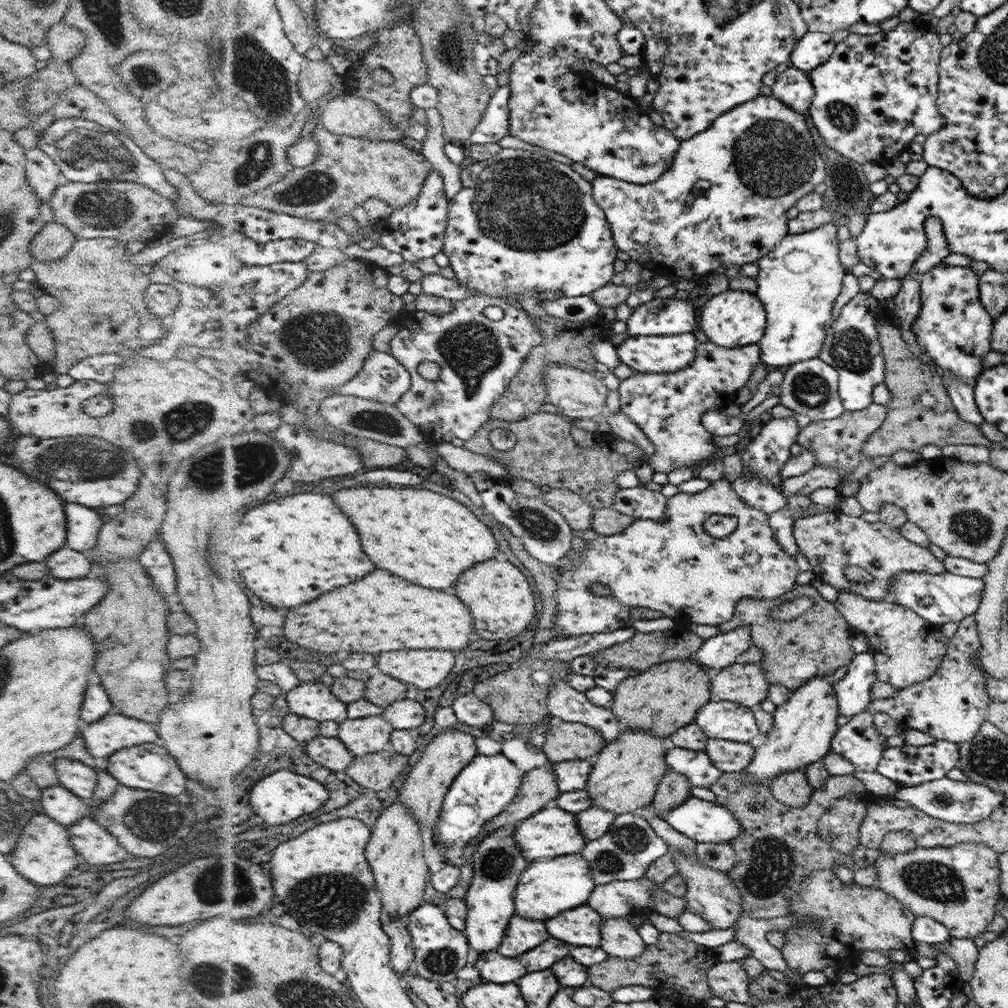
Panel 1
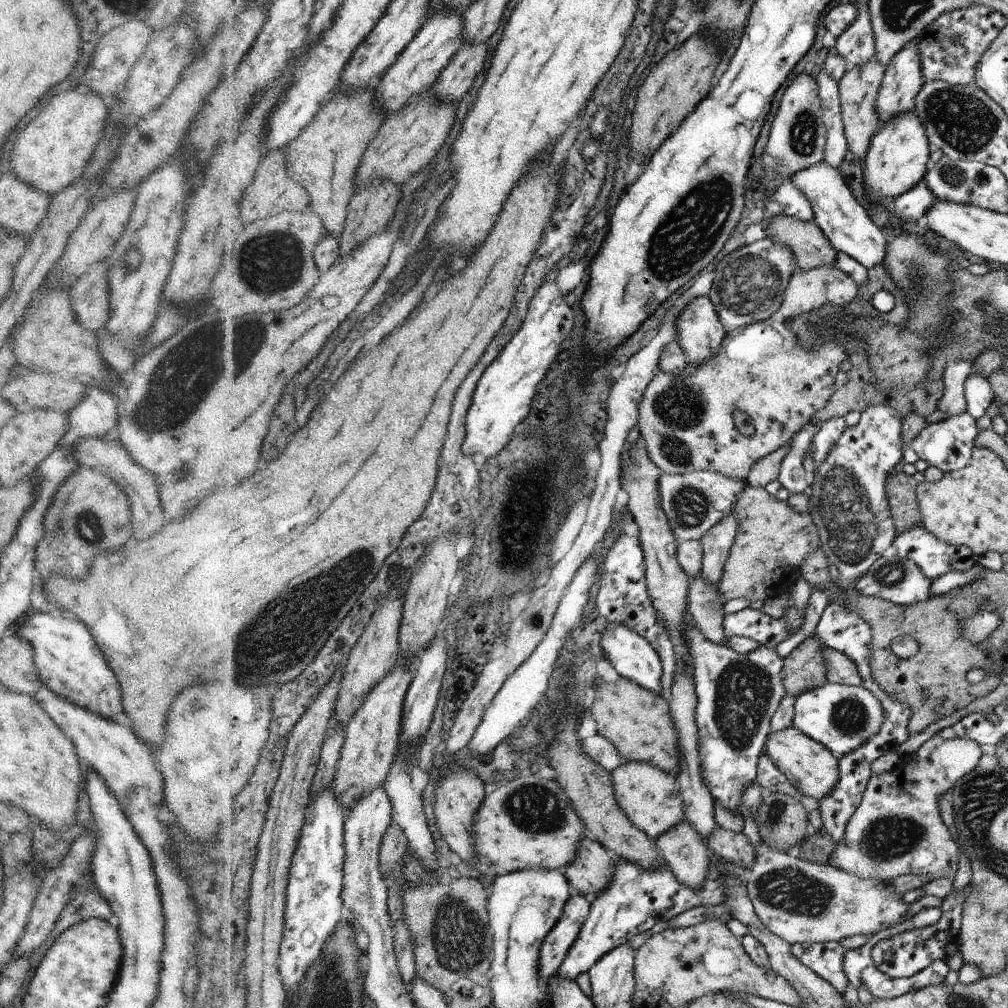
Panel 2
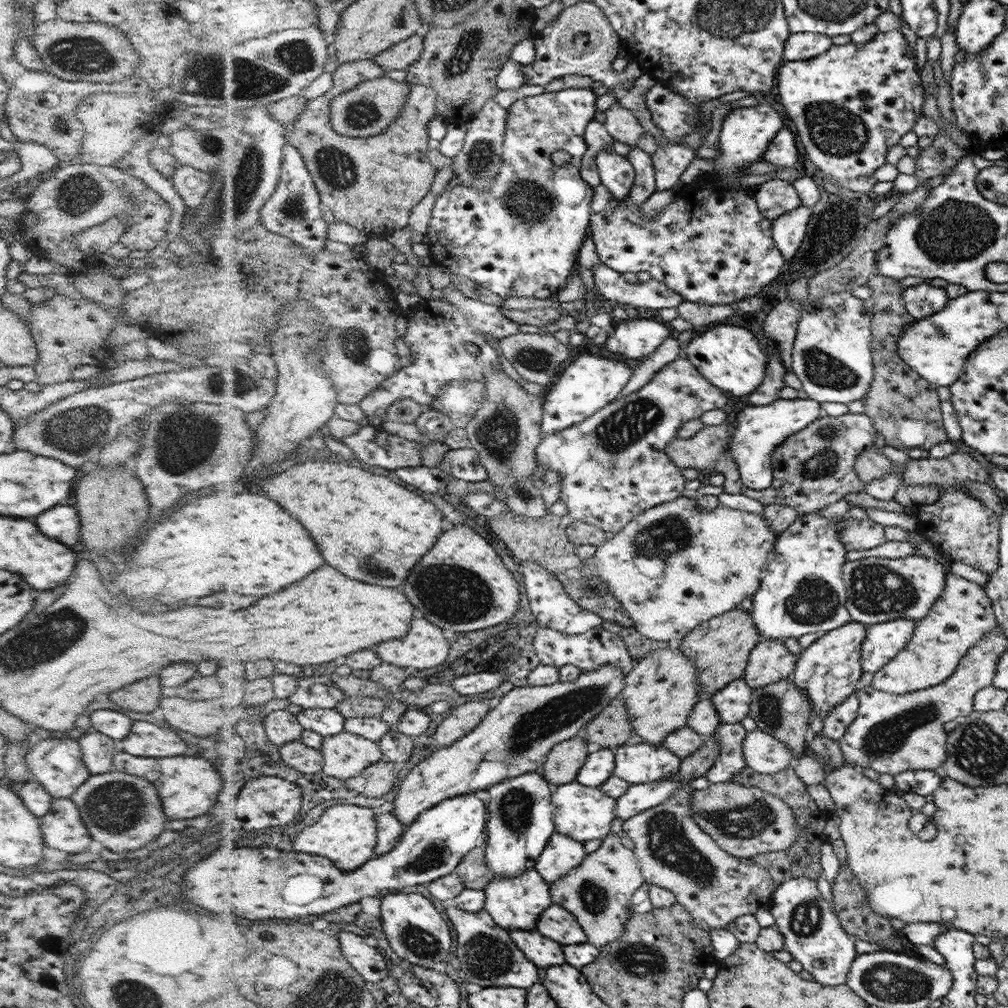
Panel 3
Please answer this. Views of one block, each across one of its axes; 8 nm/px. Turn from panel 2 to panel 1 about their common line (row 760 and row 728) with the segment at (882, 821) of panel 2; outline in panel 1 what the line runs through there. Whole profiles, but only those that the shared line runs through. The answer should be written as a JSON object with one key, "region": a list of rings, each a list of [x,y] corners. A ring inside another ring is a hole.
{"region":[[[971,615],[959,622],[959,627],[948,642],[946,658],[940,668],[925,682],[897,689],[896,695],[884,699],[872,699],[867,706],[868,713],[888,714],[898,723],[899,731],[909,729],[926,732],[935,739],[948,742],[964,742],[974,738],[987,718],[991,698],[988,696],[985,676],[970,659],[981,654],[982,643],[976,620]]]}

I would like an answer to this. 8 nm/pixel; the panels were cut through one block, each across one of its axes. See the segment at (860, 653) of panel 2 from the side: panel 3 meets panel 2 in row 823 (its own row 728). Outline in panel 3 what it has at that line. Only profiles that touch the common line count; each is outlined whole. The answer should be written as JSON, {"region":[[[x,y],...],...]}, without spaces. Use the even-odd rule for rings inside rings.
{"region":[[[852,694],[842,704],[832,708],[823,720],[824,729],[821,736],[839,742],[840,738],[847,732],[847,727],[857,718],[859,709],[858,696]]]}

